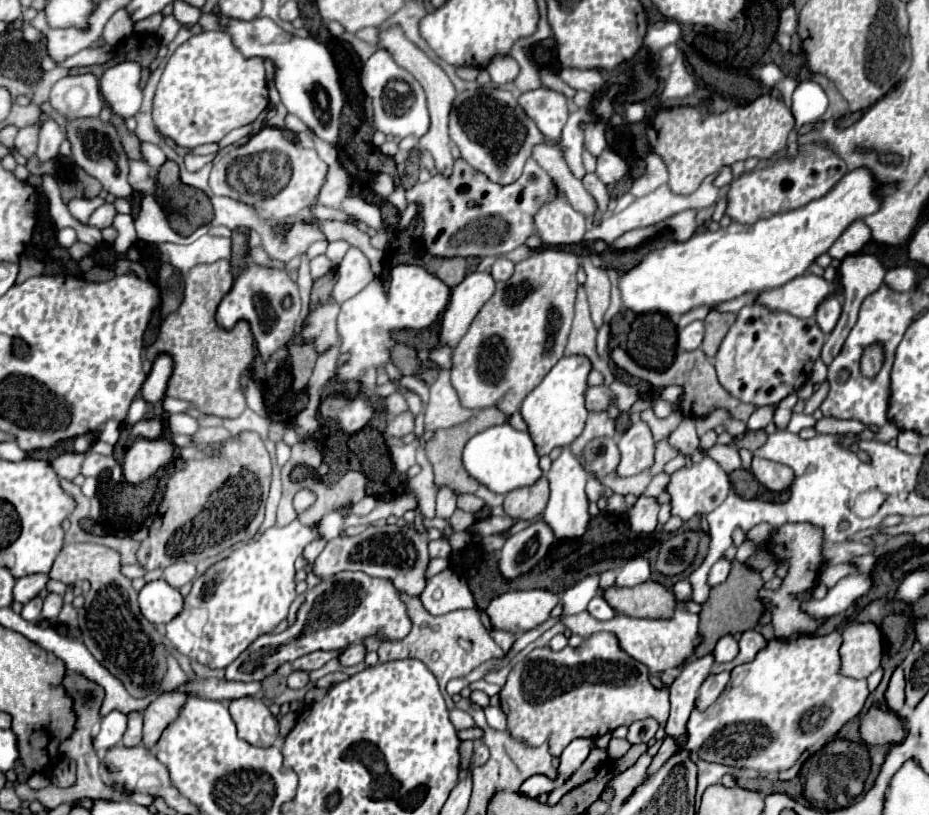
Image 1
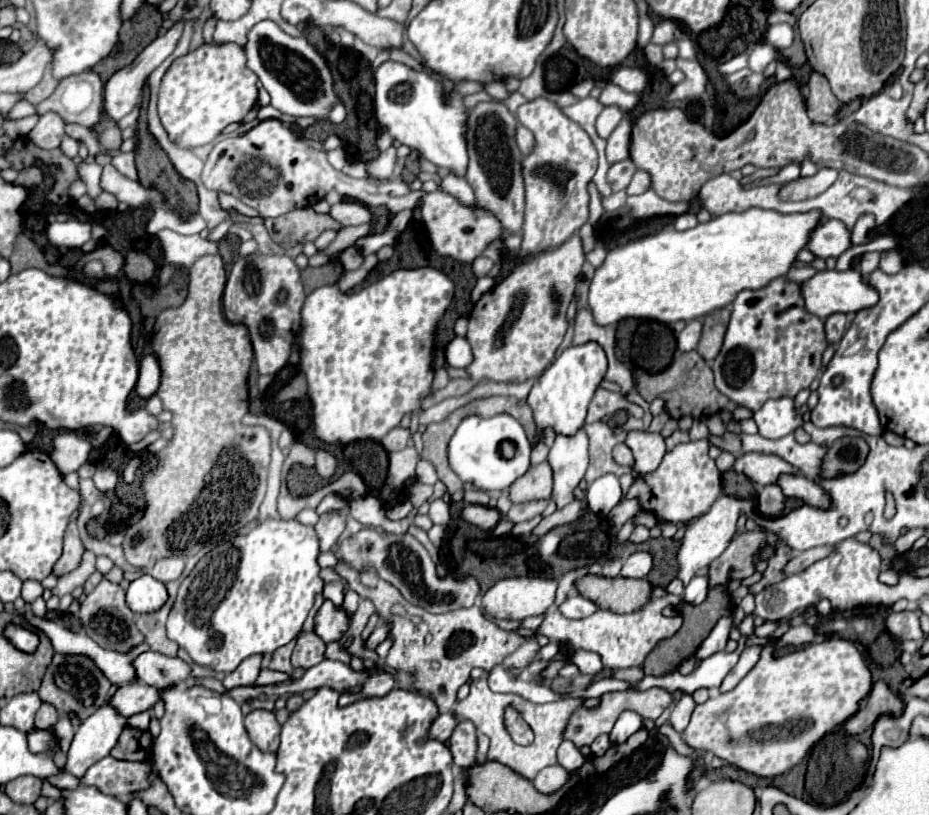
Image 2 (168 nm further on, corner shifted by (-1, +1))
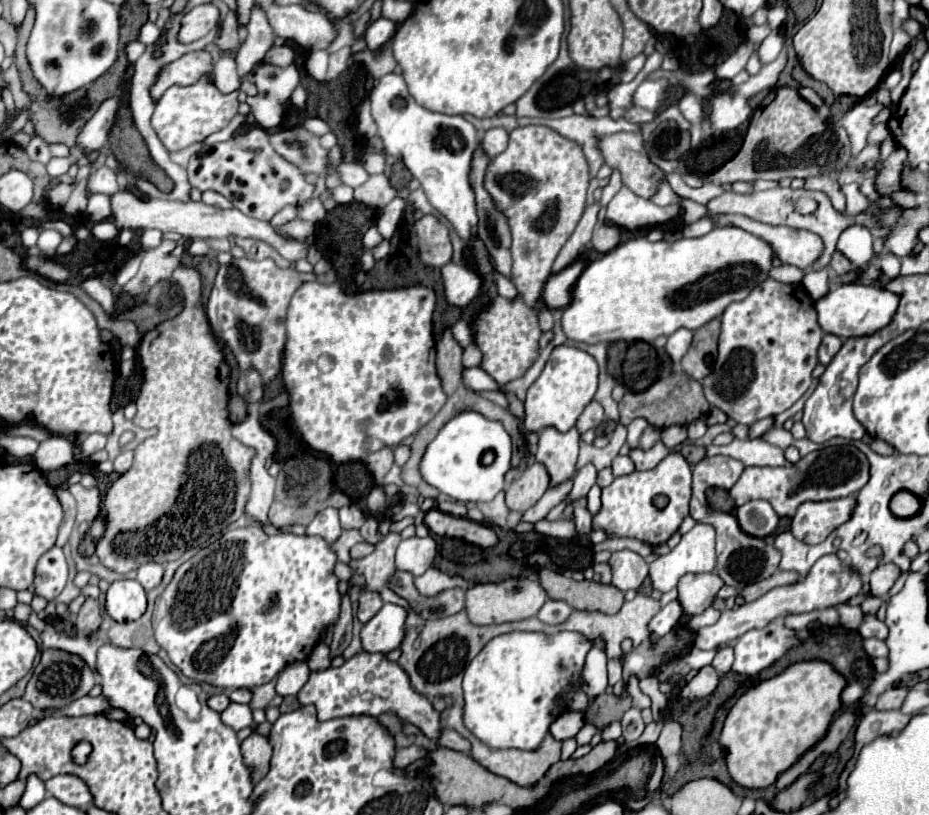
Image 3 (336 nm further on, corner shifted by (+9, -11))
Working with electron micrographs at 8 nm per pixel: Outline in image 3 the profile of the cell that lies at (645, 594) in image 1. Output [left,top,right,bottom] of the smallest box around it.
[540,569,624,613]

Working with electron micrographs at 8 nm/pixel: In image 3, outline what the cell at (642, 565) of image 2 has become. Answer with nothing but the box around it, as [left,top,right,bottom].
[610,551,648,591]

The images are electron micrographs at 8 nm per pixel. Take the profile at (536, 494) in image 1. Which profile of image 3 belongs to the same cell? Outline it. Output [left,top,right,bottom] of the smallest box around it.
[506,463,550,513]

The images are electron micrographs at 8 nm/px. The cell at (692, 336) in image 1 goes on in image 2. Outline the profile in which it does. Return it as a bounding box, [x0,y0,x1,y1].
[678,319,702,351]

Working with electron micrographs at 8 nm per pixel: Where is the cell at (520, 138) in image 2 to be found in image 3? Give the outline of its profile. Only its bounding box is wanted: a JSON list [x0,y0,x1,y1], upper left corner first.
[480,129,508,157]

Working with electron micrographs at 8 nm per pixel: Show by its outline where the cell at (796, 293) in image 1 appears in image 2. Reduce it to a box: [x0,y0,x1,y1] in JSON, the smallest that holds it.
[802,269,878,319]

